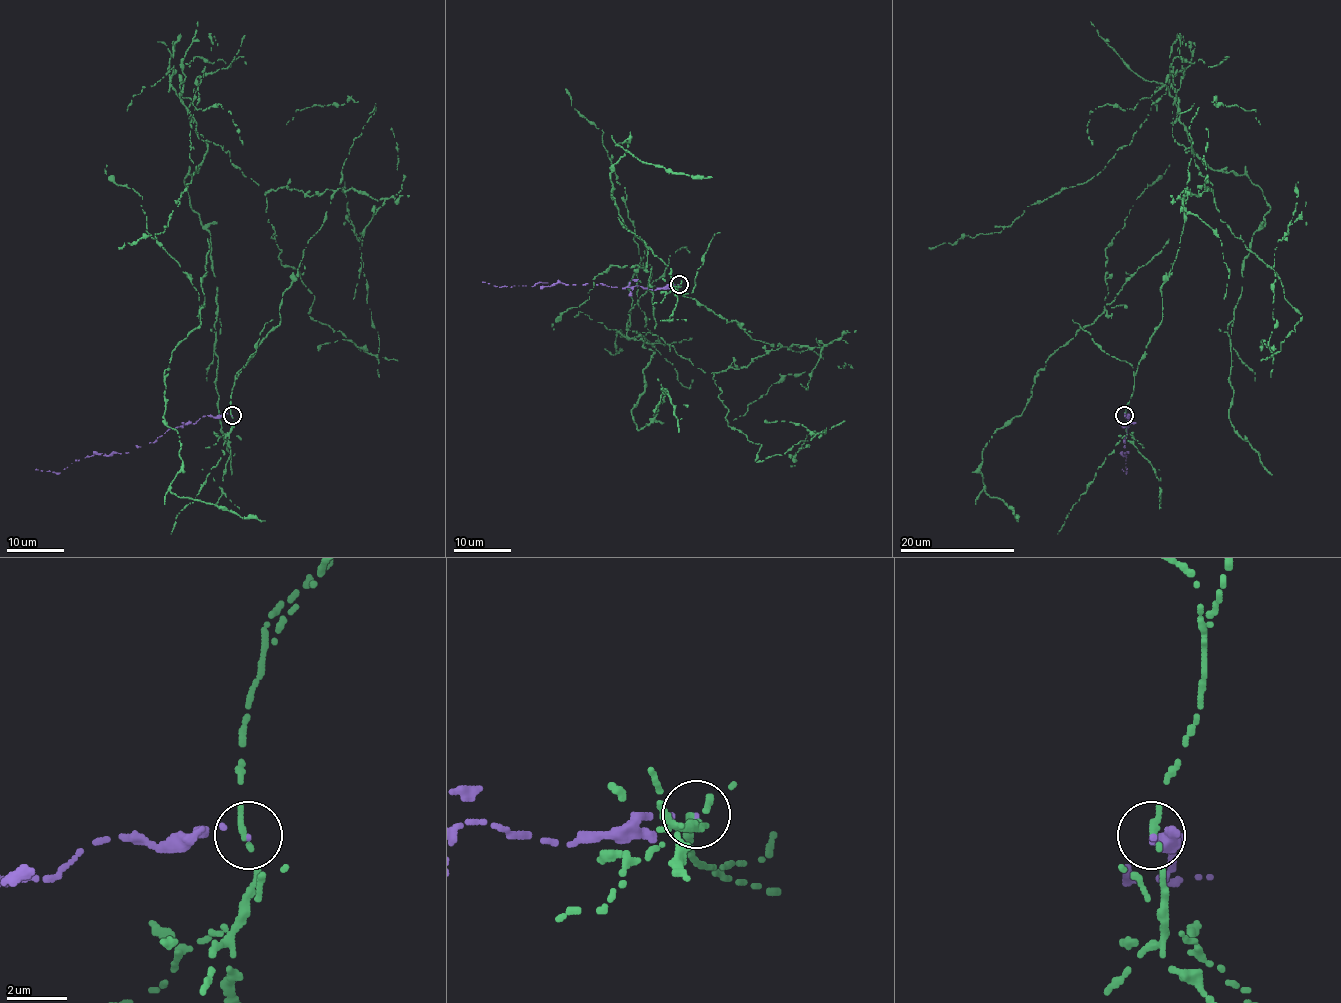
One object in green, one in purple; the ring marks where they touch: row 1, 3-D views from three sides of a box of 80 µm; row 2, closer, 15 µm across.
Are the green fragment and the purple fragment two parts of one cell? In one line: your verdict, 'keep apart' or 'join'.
keep apart

